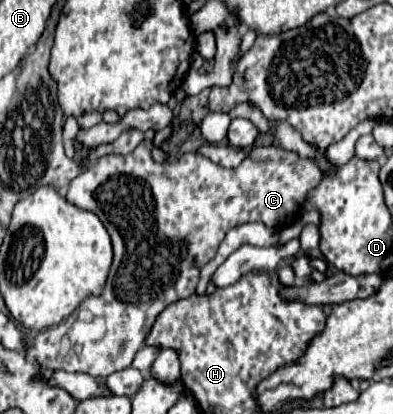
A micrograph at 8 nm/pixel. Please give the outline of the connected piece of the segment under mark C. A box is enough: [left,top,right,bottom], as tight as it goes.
[26,140,322,378]

